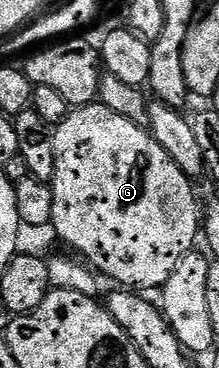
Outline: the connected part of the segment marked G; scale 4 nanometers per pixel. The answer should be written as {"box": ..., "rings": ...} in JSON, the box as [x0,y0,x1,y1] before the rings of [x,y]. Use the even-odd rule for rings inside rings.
{"box":[50,101,200,289],"rings":[[[95,101],[86,107],[73,108],[66,119],[53,128],[53,133],[56,167],[52,180],[54,189],[52,217],[50,218],[52,231],[55,231],[72,250],[79,251],[83,255],[81,258],[95,272],[103,271],[108,278],[115,279],[118,282],[115,284],[126,289],[146,289],[142,287],[161,289],[168,281],[168,277],[172,277],[172,269],[176,269],[176,261],[180,261],[184,253],[195,250],[197,243],[194,242],[197,239],[199,242],[200,239],[200,199],[198,203],[197,197],[194,196],[195,184],[182,172],[180,165],[176,165],[176,161],[172,161],[172,157],[168,157],[168,153],[164,153],[164,149],[156,145],[156,141],[150,136],[145,126],[134,123],[128,117],[108,109],[103,103]]]}

